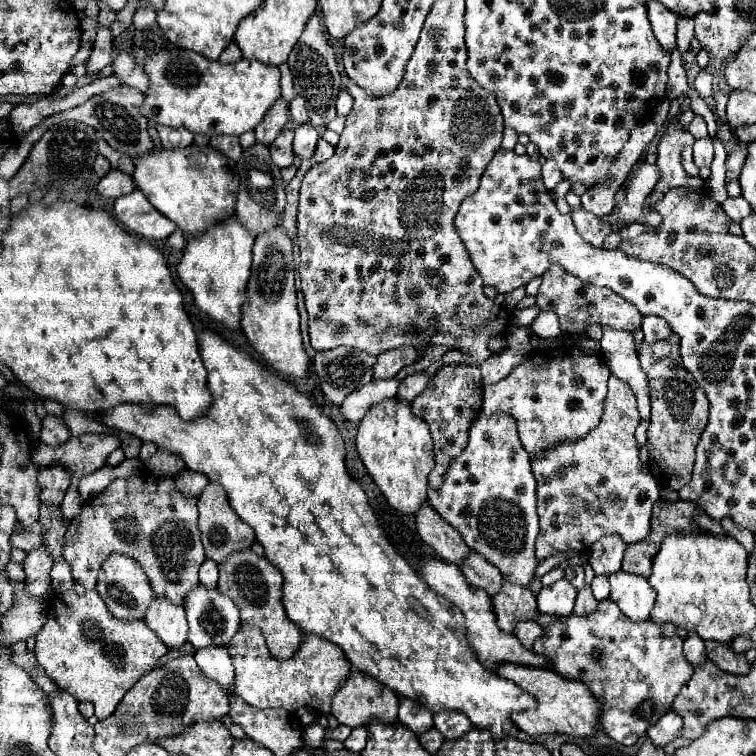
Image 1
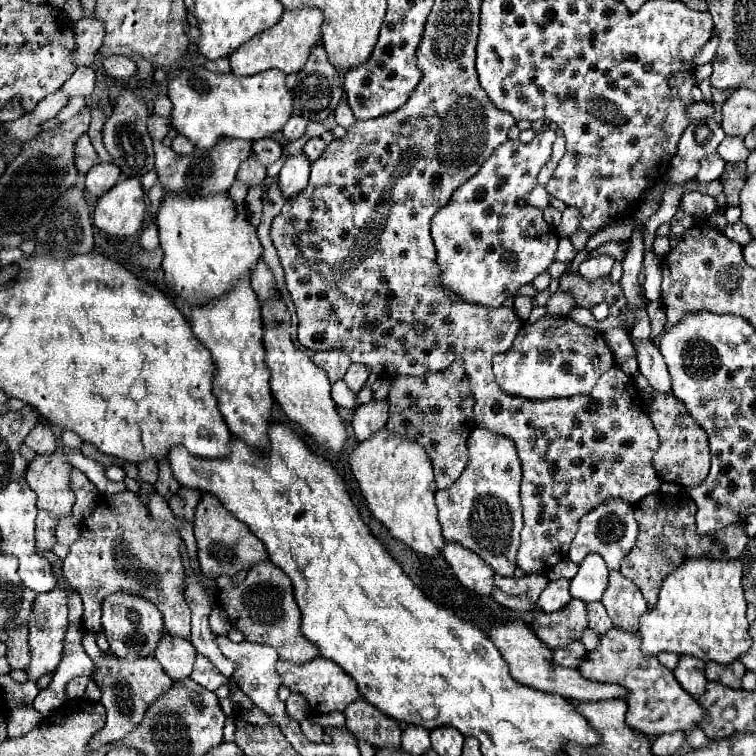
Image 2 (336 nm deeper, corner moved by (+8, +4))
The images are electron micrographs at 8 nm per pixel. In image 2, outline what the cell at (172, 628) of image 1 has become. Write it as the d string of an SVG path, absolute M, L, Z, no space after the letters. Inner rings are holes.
M168 632L162 634L162 638L154 650L154 658L162 664L164 672L172 680L182 680L182 678L190 676L194 656L196 656L196 650L192 648L190 640L172 636Z

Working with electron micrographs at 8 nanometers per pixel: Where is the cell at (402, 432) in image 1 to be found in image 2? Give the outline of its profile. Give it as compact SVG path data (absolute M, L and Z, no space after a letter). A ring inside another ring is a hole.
M380 428L368 440L356 444L350 454L350 470L368 502L370 512L392 532L394 538L402 540L416 552L428 556L440 554L444 536L434 504L436 484L432 476L432 462L418 442L390 432L388 428Z

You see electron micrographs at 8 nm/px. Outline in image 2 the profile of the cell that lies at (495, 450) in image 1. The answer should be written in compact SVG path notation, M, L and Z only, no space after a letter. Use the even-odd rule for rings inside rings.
M474 428L468 436L468 464L460 478L448 488L436 492L438 520L442 534L450 542L460 542L500 576L512 576L522 530L520 504L520 458L510 438Z

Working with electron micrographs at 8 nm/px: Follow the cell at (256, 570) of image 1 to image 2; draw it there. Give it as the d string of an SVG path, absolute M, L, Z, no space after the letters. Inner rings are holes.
M266 560L252 566L248 576L240 584L234 584L228 576L218 576L216 586L220 606L226 610L232 626L238 628L248 642L272 646L282 660L298 664L314 660L318 656L318 648L300 632L300 610L294 602L292 584L288 576L272 562Z

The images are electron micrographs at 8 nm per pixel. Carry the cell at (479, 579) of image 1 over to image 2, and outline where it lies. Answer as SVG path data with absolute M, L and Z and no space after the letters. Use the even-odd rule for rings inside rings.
M524 574L522 578L494 576L492 598L508 610L534 610L538 596L548 586L544 574Z

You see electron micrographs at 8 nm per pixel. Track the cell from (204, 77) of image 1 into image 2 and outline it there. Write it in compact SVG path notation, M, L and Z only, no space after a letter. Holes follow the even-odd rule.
M204 66L184 68L170 84L168 84L168 98L172 100L172 114L170 122L178 134L184 134L196 148L212 148L220 138L242 138L256 142L260 138L272 136L274 132L282 130L292 114L292 96L284 86L284 74L280 70L266 70L252 76L236 76L236 74L216 74L206 70Z

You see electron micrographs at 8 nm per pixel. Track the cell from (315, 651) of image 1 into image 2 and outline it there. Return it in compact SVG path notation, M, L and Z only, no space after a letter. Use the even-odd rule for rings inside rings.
M322 656L310 660L308 664L294 664L294 662L286 662L286 660L278 660L276 672L282 678L282 684L288 686L290 692L302 694L308 700L312 712L316 712L316 714L342 712L352 700L356 700L360 696L356 682L346 672L342 672L342 668L334 660L328 660Z

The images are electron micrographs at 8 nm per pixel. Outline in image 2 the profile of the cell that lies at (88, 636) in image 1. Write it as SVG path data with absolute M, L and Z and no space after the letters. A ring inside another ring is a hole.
M104 654L100 662L94 662L94 672L90 676L98 688L102 690L102 704L106 708L106 726L100 734L90 740L90 748L100 748L108 742L122 740L136 724L140 724L146 708L172 686L172 678L162 670L160 662L154 656L136 658L136 660L122 660L114 654Z

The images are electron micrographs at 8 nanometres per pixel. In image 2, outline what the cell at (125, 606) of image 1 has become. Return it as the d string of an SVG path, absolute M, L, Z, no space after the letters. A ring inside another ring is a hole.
M114 592L102 602L102 628L106 632L110 652L124 660L154 654L160 636L164 634L164 622L158 608L150 600L128 592Z

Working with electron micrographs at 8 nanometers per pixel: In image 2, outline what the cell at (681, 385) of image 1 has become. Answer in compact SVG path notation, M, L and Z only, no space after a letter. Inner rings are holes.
M656 392L656 398L650 404L648 416L660 436L660 446L652 458L652 466L662 482L674 482L680 486L696 486L704 480L710 468L710 448L706 432L690 416L682 400L672 394Z

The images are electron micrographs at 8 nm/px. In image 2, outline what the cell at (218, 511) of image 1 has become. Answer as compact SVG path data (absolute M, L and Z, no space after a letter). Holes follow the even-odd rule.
M204 494L196 514L194 514L194 534L198 542L198 560L200 560L200 570L206 578L216 578L216 576L234 576L246 566L254 566L258 562L264 562L268 558L264 544L250 532L246 524L242 524L238 518L234 518L216 496Z

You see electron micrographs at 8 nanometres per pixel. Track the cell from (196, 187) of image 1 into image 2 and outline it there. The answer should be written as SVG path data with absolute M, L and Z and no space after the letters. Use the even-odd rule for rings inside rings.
M166 192L156 212L156 224L160 230L160 248L164 250L164 280L188 306L210 302L228 292L238 278L248 278L262 254L246 206L234 202L228 192L206 198L190 196L188 192Z

